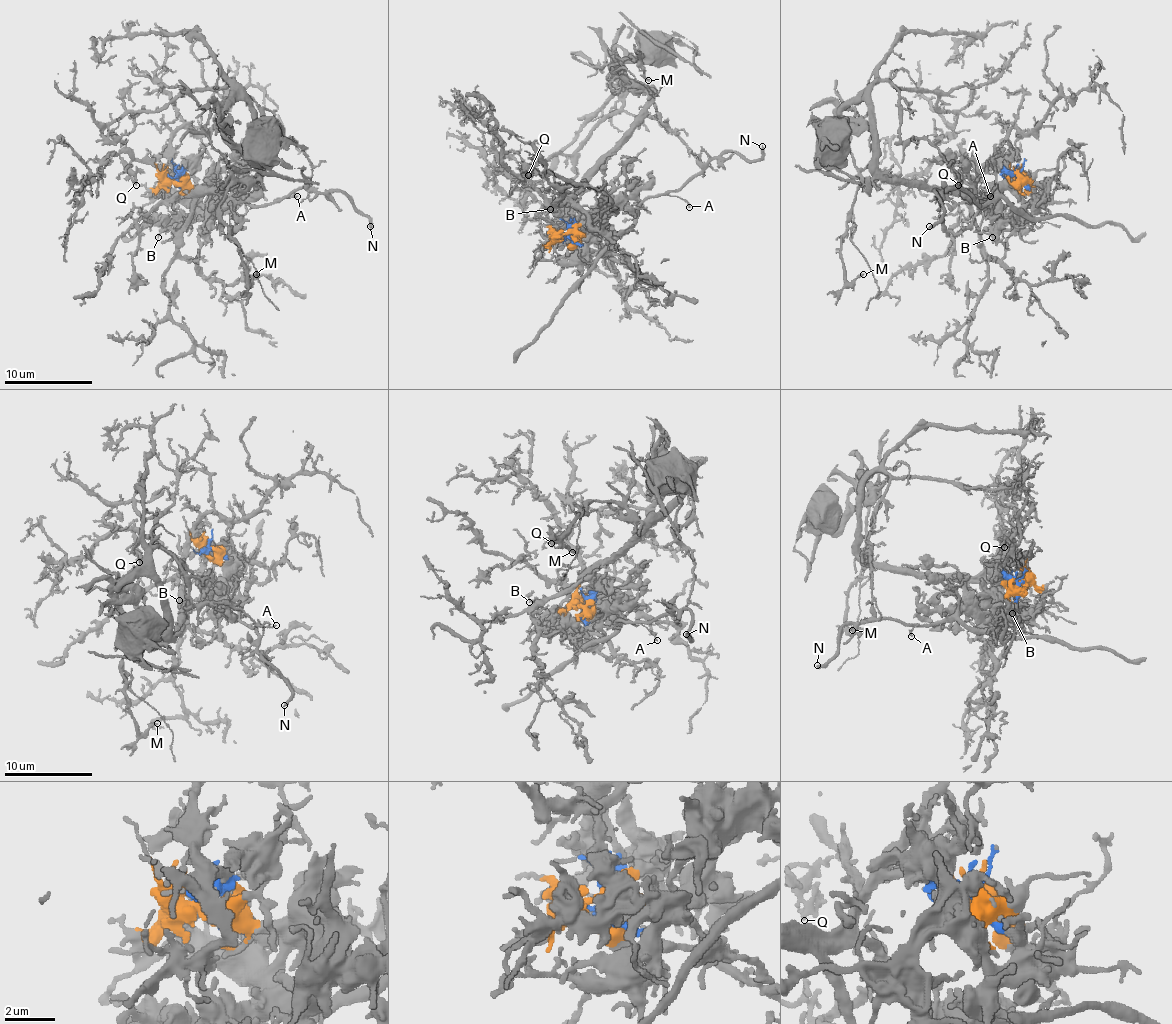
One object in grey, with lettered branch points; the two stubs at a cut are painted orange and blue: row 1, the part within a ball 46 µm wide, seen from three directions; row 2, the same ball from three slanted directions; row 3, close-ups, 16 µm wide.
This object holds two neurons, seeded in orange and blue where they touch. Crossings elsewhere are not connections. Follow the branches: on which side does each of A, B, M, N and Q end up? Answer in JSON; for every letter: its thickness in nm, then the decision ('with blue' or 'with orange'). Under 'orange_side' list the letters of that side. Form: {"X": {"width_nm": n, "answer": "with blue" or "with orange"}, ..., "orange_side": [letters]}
{"A": {"width_nm": 110, "answer": "with orange"}, "B": {"width_nm": 90, "answer": "with blue"}, "M": {"width_nm": 120, "answer": "with blue"}, "N": {"width_nm": 280, "answer": "with orange"}, "Q": {"width_nm": 280, "answer": "with blue"}, "orange_side": ["A", "N"]}

